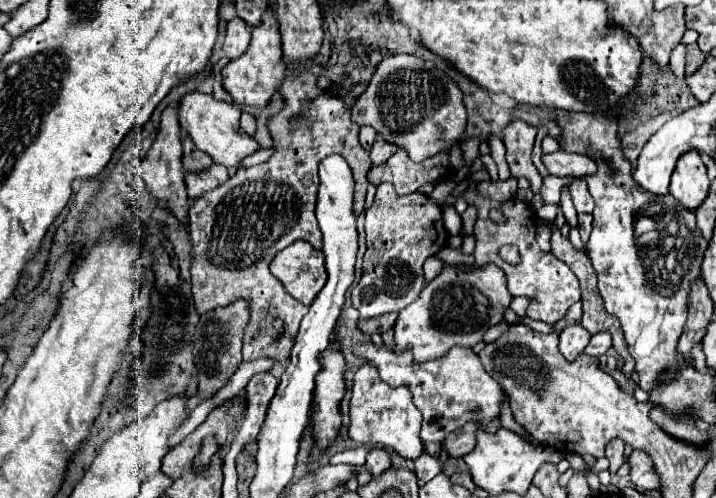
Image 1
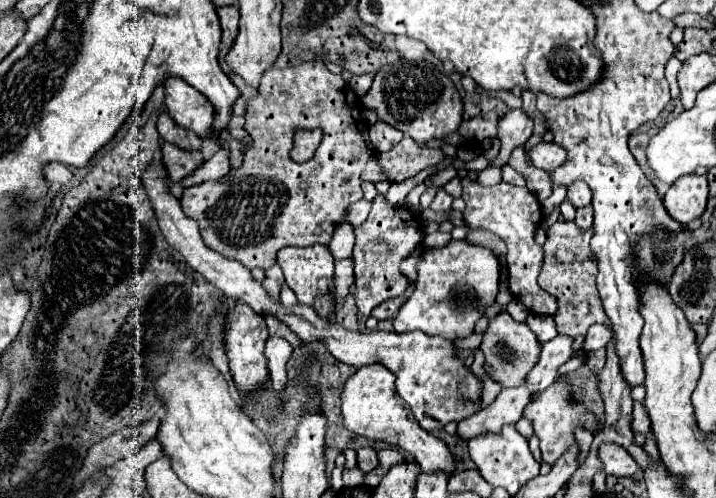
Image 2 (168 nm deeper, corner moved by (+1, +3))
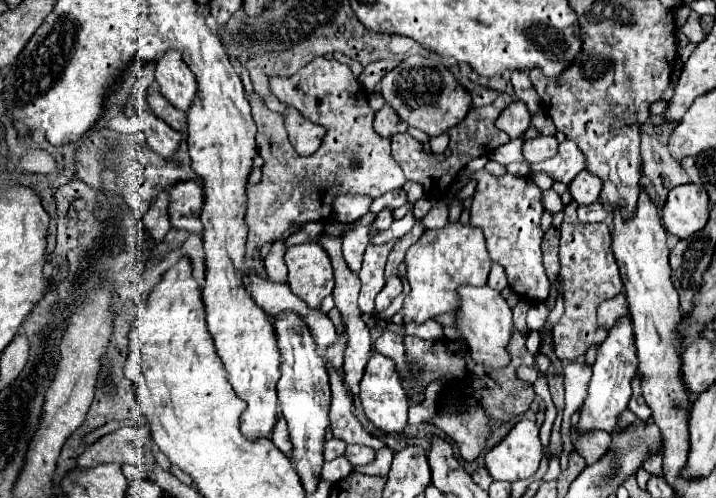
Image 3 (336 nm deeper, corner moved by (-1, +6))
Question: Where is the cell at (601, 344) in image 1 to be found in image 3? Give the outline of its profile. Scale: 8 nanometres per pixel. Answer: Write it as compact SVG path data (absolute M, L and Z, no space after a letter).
M618 294L616 298L612 300L606 300L598 306L598 324L604 328L604 330L610 330L616 320L628 312L628 304L626 304L626 296L624 294Z

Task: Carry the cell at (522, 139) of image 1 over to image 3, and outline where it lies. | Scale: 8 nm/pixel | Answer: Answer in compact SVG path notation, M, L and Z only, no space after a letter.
M512 102L496 120L498 130L504 130L510 138L520 138L530 126L530 112L524 102Z

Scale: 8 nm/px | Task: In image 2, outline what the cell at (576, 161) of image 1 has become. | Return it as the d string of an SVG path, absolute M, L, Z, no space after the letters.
M538 143L536 147L530 149L530 161L534 163L534 167L540 167L544 171L554 171L556 167L560 167L564 163L564 149L560 149L560 145L556 143Z

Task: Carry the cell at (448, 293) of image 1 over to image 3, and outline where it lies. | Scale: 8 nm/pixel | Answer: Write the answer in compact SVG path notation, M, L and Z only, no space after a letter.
M448 222L442 230L426 230L422 238L408 248L404 264L408 268L406 276L410 282L410 294L404 298L404 306L392 317L392 322L398 325L422 324L436 320L442 314L456 312L460 306L458 286L486 286L492 260L480 228Z

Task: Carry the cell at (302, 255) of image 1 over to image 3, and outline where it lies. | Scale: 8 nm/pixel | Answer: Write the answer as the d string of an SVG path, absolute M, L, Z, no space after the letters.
M306 242L300 246L288 248L284 262L288 266L288 284L294 290L294 294L298 294L308 306L318 308L322 298L326 298L334 288L334 268L330 266L330 256L326 254L326 250L322 250L318 242Z

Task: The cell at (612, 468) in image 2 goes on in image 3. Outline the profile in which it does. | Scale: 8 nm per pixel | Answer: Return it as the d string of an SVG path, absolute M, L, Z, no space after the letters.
M572 428L572 442L574 442L574 448L578 450L578 454L584 456L584 460L588 464L594 464L594 462L598 462L598 458L602 458L602 454L606 454L606 450L610 450L612 436L602 430L594 430L588 436L578 436L576 430Z

